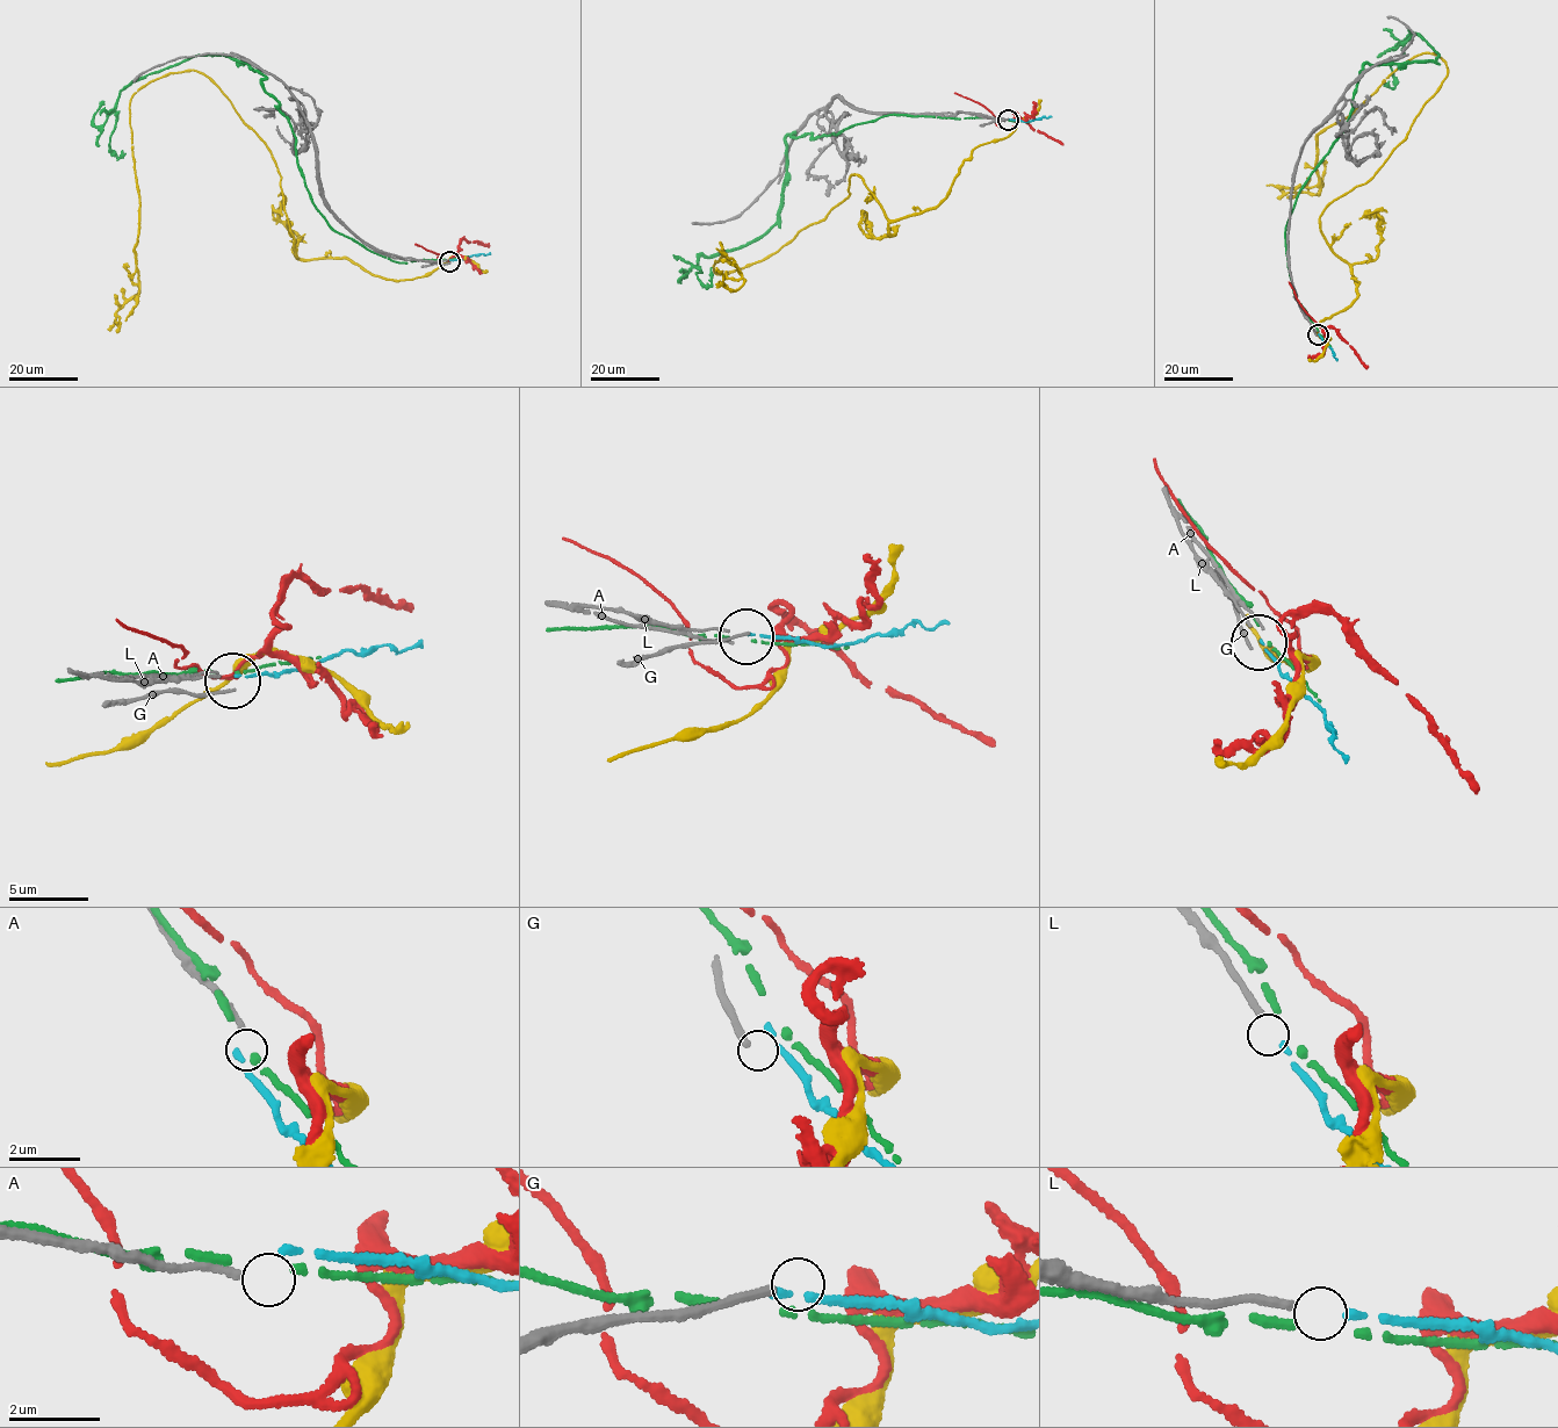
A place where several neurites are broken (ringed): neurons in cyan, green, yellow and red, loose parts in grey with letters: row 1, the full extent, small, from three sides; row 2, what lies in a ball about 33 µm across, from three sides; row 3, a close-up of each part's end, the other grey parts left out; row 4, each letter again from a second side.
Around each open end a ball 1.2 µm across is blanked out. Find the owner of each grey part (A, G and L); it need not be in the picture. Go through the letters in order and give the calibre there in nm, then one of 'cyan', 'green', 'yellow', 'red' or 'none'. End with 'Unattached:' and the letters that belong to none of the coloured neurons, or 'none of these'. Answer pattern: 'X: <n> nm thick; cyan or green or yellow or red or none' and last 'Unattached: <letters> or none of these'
A: 140 nm thick; none
G: 200 nm thick; none
L: 170 nm thick; cyan
Unattached: A, G

